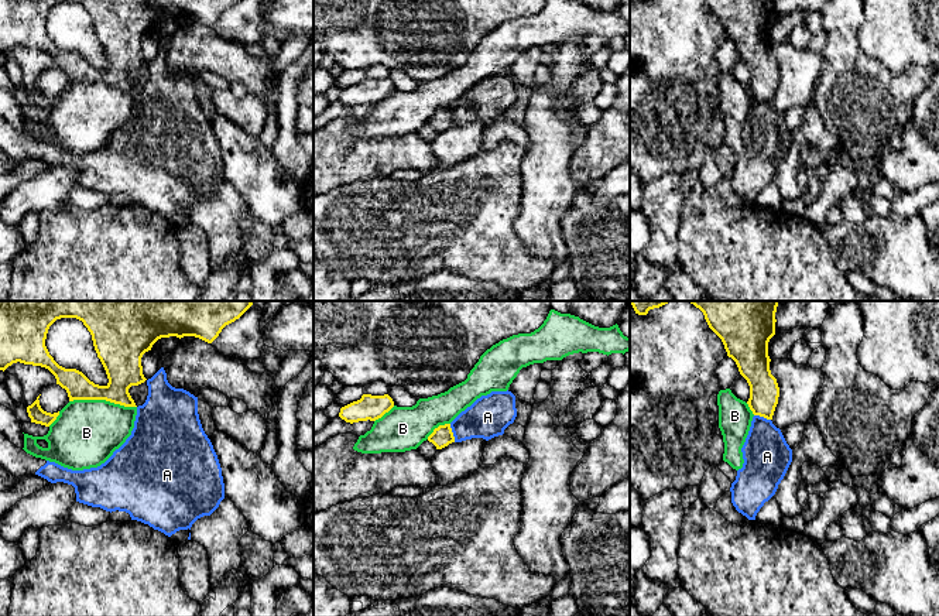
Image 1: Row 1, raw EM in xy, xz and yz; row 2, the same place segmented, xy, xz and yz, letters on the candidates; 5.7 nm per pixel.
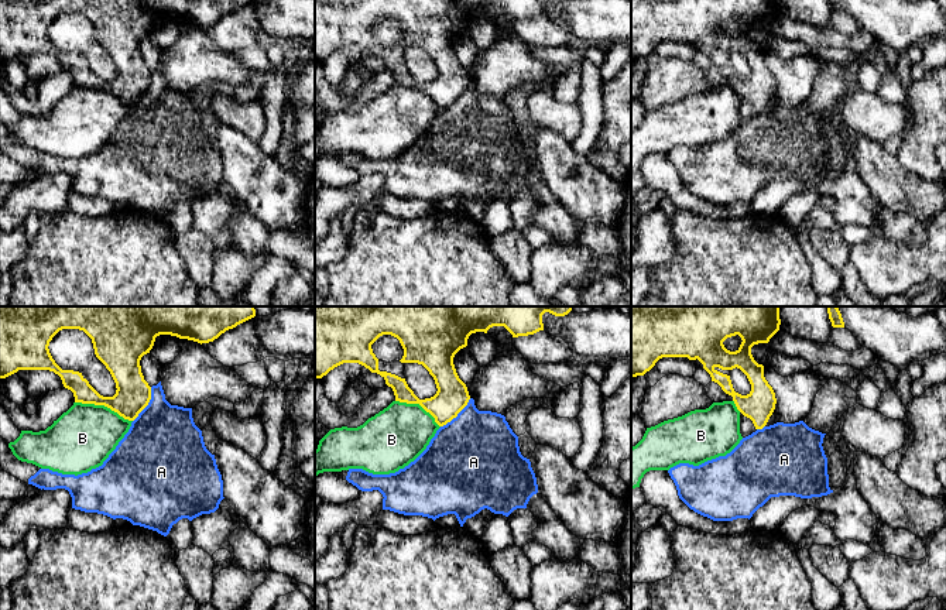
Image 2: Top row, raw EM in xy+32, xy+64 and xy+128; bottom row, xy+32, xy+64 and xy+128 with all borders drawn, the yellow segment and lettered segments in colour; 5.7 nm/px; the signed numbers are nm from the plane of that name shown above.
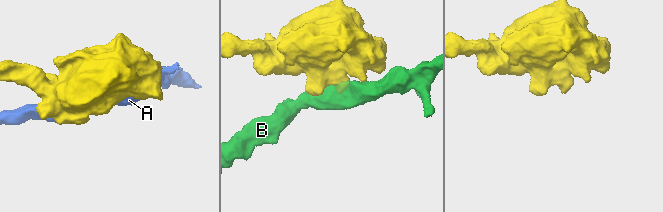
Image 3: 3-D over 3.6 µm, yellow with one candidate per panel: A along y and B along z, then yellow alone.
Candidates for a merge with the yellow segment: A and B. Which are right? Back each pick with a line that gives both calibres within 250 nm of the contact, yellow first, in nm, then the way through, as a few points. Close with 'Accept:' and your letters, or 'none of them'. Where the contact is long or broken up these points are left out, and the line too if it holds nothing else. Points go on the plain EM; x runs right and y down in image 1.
Accept: none of them

